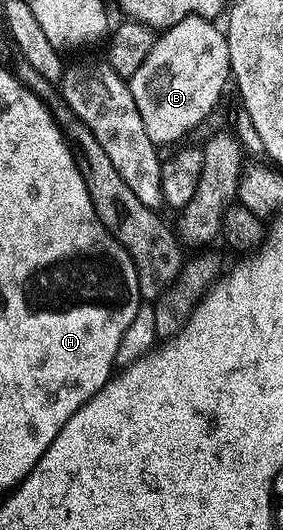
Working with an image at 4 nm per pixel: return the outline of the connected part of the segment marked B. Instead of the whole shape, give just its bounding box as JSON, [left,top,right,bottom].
[127,16,232,145]

